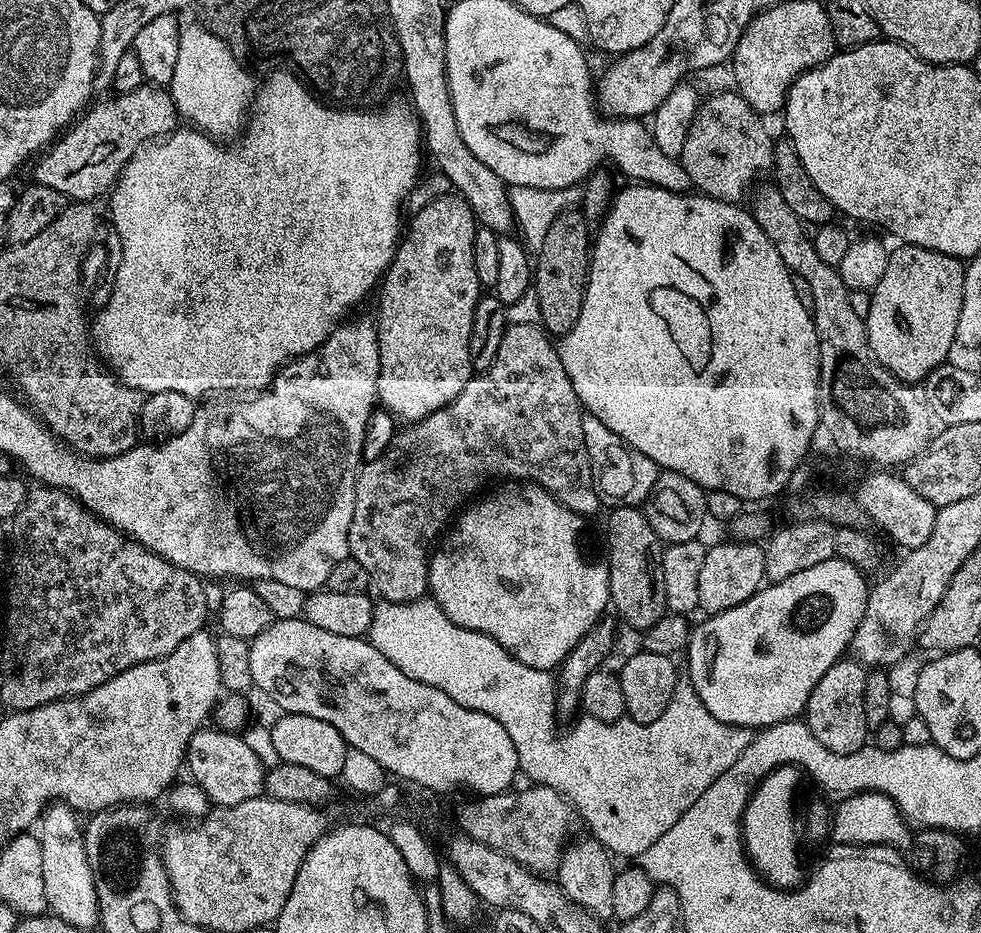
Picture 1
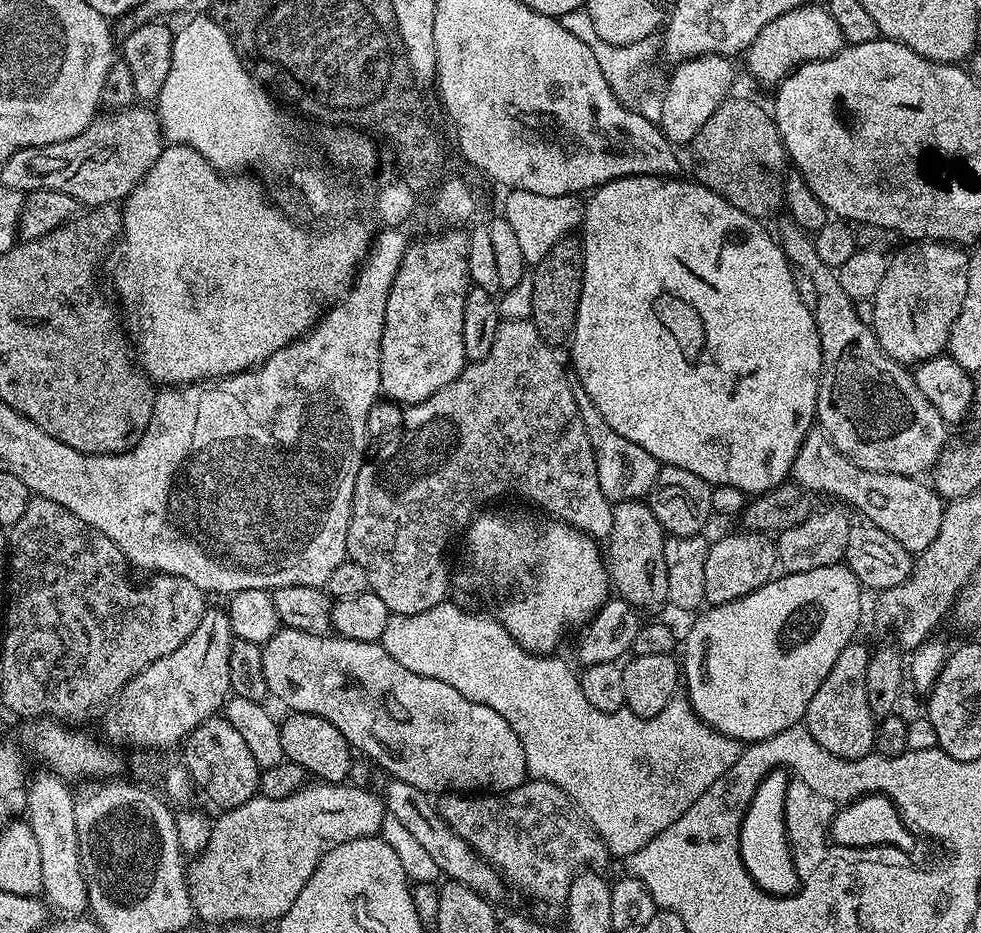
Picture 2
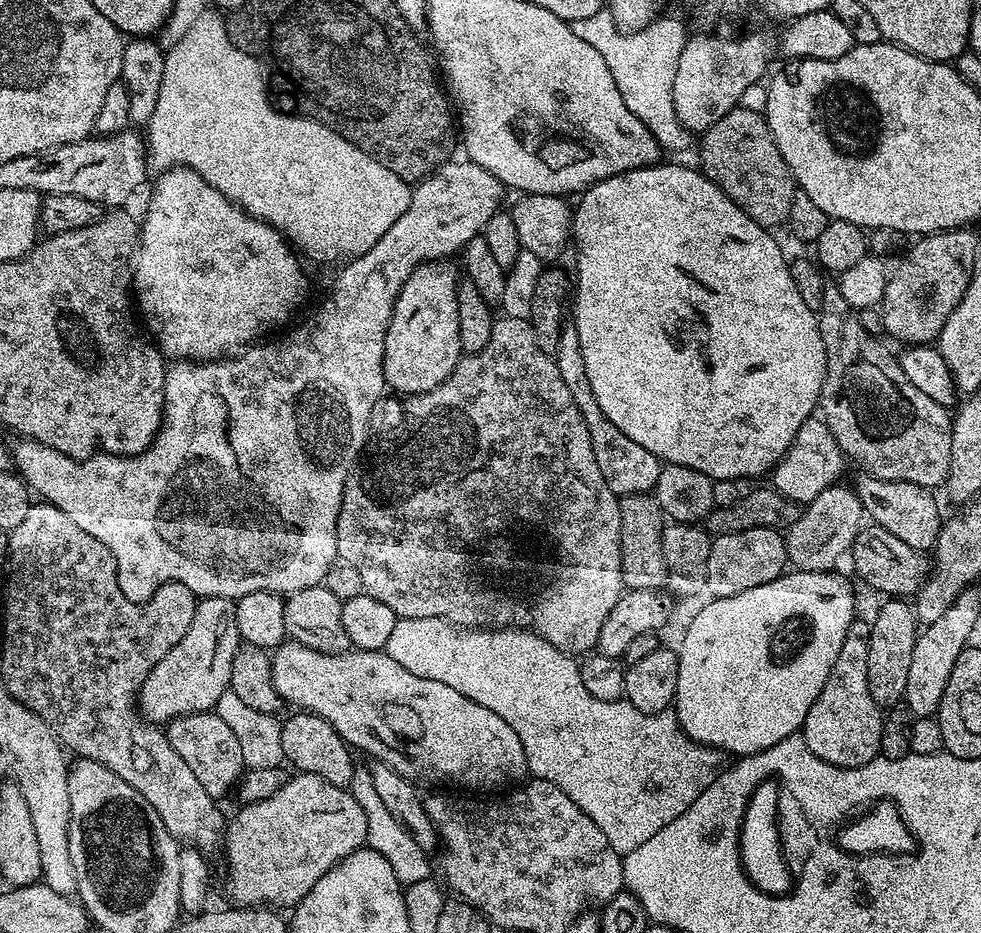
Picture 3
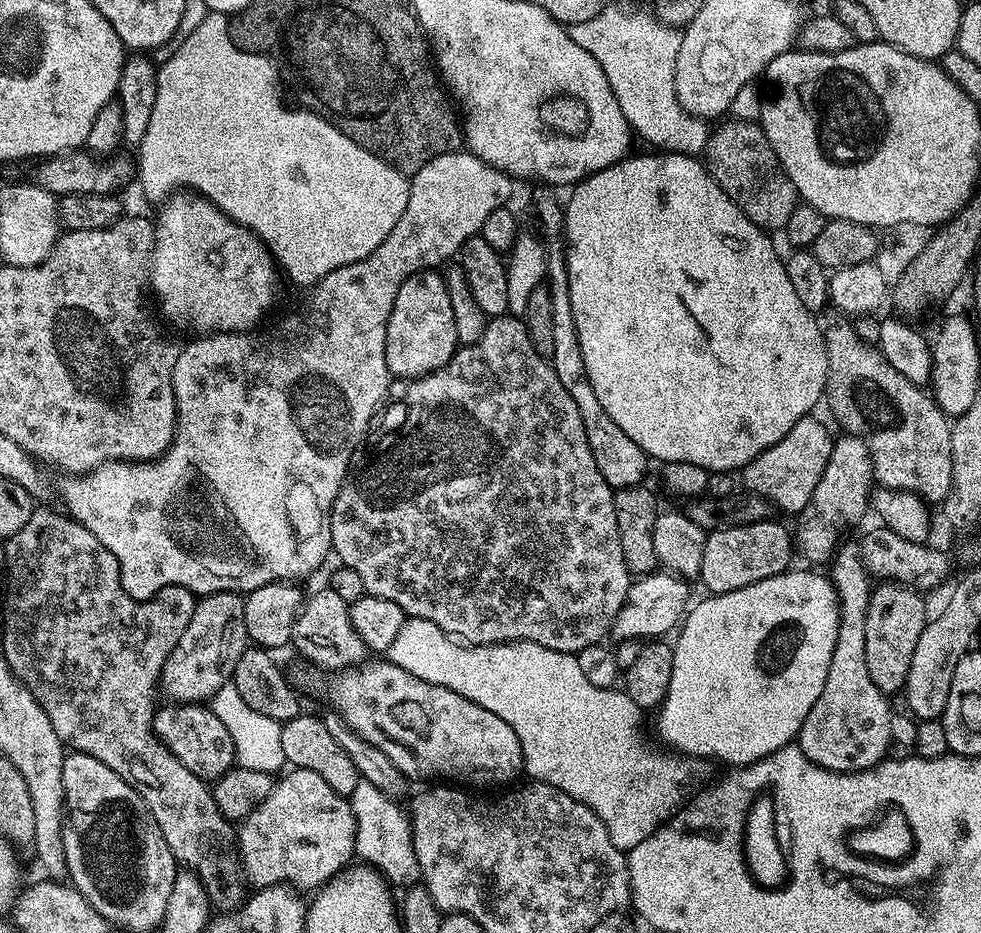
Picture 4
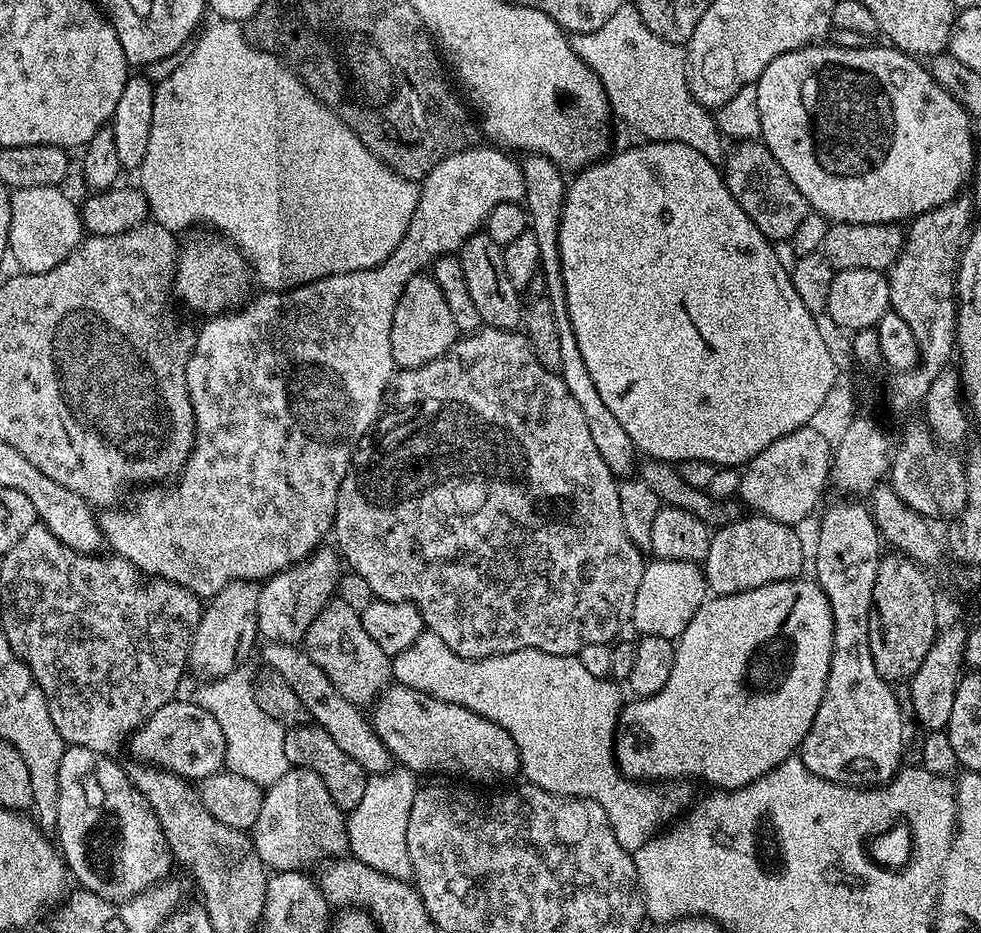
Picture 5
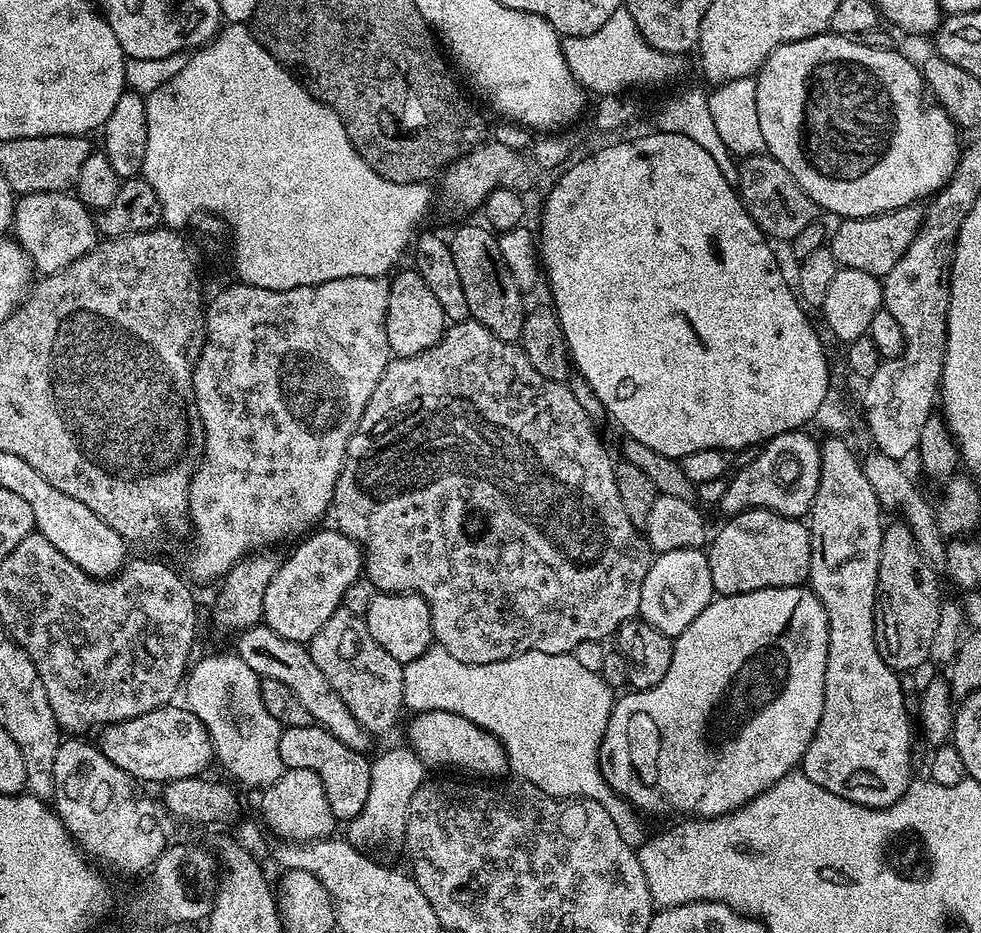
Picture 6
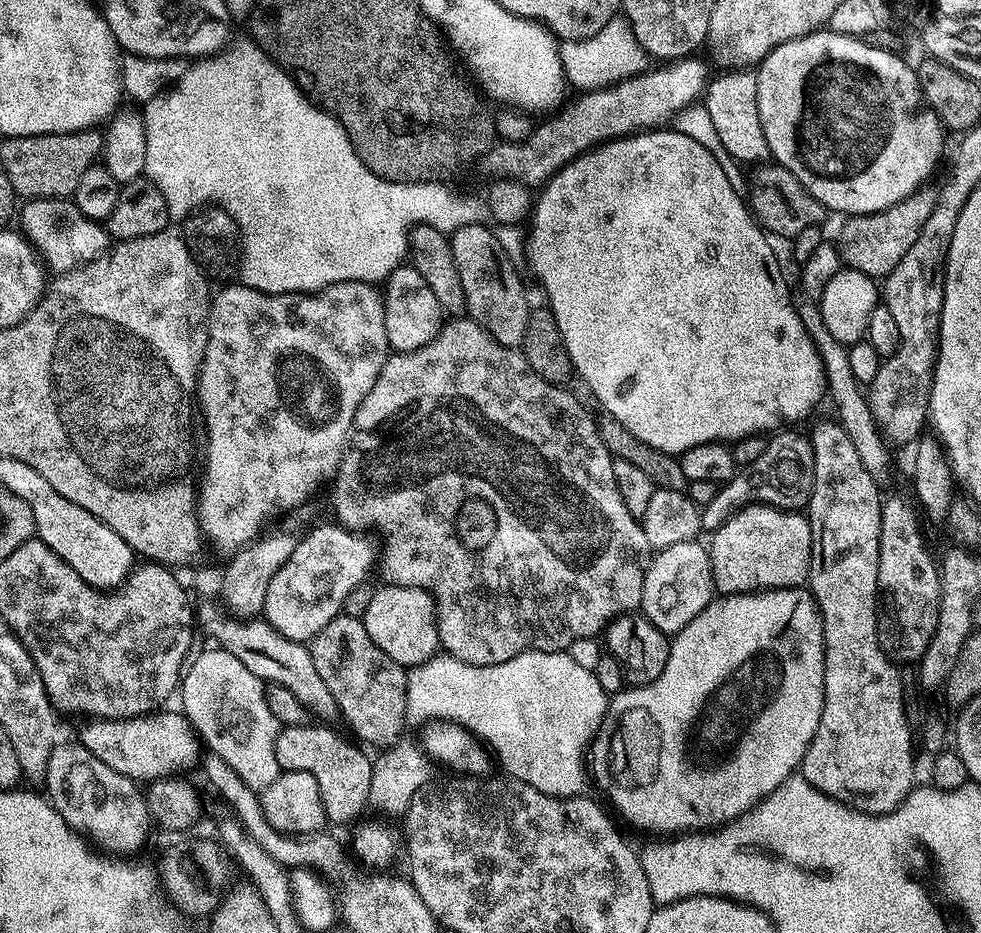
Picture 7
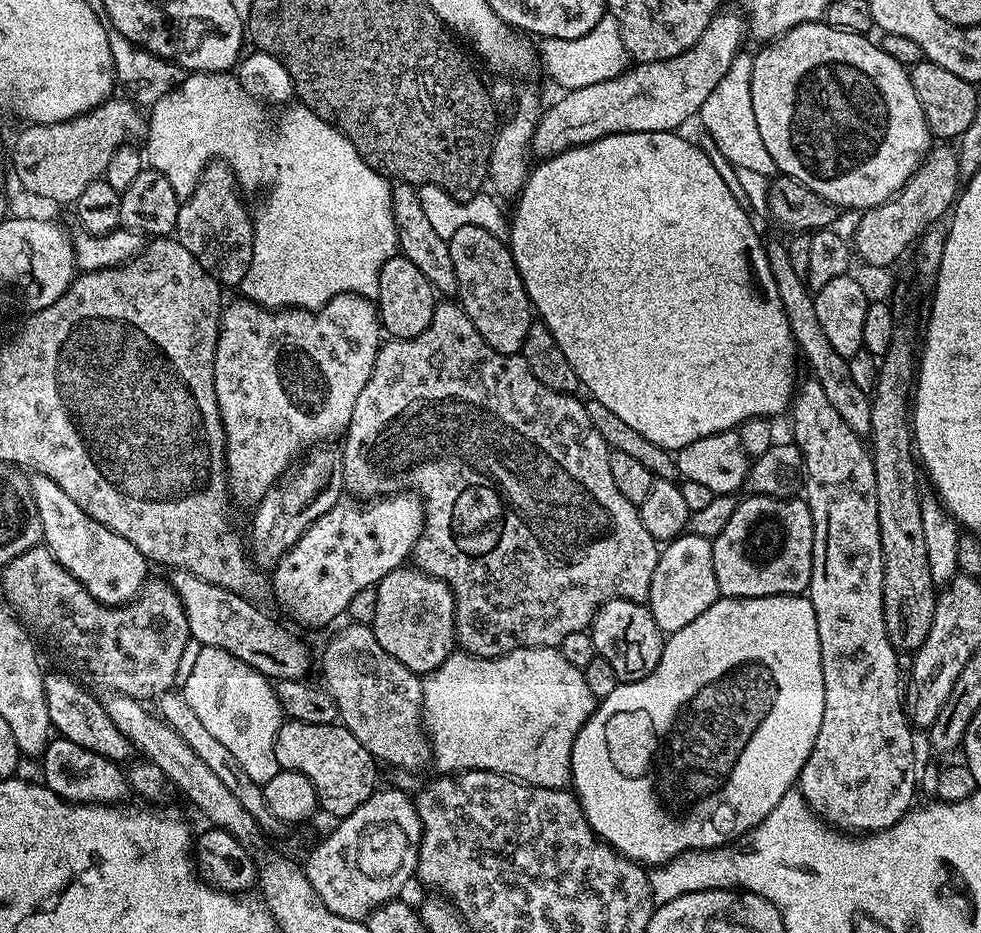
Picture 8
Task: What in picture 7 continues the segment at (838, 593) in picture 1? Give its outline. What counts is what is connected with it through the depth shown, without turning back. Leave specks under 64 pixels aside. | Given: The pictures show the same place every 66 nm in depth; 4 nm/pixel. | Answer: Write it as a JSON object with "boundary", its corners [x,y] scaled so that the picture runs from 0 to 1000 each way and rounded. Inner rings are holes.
{"boundary":[[[823,629],[814,630],[785,630],[773,635],[760,635],[757,637],[738,637],[733,641],[727,641],[725,645],[716,654],[716,658],[712,658],[712,662],[707,662],[701,668],[695,676],[688,678],[687,685],[684,687],[681,696],[681,704],[679,705],[679,714],[675,718],[675,722],[671,722],[671,727],[667,727],[667,731],[654,733],[651,735],[640,735],[635,740],[627,743],[621,749],[620,764],[616,766],[614,773],[615,788],[620,788],[616,793],[616,802],[620,805],[620,810],[614,803],[604,801],[601,806],[601,827],[608,831],[608,836],[612,840],[619,838],[623,832],[644,832],[644,845],[636,845],[632,849],[632,853],[636,856],[636,879],[640,883],[645,883],[652,892],[666,892],[669,898],[685,898],[690,894],[706,894],[717,892],[719,890],[729,890],[745,883],[746,880],[753,878],[754,875],[766,870],[776,857],[780,857],[790,845],[797,842],[797,838],[801,833],[808,831],[814,824],[815,819],[820,816],[822,804],[826,800],[826,795],[830,791],[830,782],[834,782],[834,770],[838,770],[838,757],[840,756],[840,672],[836,666],[836,653],[832,650],[832,642],[828,640],[827,633]]]}

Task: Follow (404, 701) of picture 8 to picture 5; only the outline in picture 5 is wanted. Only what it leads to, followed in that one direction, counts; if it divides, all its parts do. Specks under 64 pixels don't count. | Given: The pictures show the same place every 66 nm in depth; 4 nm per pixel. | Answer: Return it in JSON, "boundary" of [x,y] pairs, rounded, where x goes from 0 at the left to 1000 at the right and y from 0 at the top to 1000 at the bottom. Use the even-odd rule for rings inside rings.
{"boundary":[[[346,641],[335,643],[310,680],[308,693],[314,704],[340,731],[340,735],[357,752],[365,757],[375,757],[397,736],[400,729],[400,710],[389,692],[373,680],[366,655],[361,650],[353,650]]]}

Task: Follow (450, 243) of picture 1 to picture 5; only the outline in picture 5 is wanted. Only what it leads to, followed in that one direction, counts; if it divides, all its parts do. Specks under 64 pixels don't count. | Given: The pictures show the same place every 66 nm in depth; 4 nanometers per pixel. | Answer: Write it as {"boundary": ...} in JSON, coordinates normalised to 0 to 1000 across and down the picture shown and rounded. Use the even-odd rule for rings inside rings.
{"boundary":[[[436,294],[418,297],[406,319],[402,332],[402,345],[398,349],[398,375],[404,394],[408,397],[425,394],[434,388],[442,388],[442,384],[455,380],[458,371],[466,363],[463,341],[459,341],[455,319],[451,319],[446,302],[442,302]]]}

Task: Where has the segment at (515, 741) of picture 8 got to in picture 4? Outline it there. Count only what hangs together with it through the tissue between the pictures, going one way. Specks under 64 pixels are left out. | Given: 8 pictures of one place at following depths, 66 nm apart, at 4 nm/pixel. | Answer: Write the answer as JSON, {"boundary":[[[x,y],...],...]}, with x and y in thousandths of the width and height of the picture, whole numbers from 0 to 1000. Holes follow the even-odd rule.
{"boundary":[[[416,662],[406,677],[406,684],[398,688],[393,706],[414,718],[414,722],[430,727],[430,731],[463,740],[463,744],[471,744],[471,748],[499,761],[499,765],[508,765],[508,770],[512,770],[512,774],[528,787],[534,809],[534,827],[542,831],[539,833],[543,837],[559,840],[604,866],[610,877],[614,877],[626,907],[638,915],[650,907],[650,902],[659,902],[663,894],[696,870],[706,854],[717,849],[727,835],[727,820],[721,815],[690,808],[685,804],[678,805],[678,810],[672,810],[667,803],[660,802],[652,790],[654,761],[651,757],[631,736],[611,737],[603,734],[594,725],[584,700],[561,697],[539,686],[478,692],[456,682],[450,673],[442,671],[442,667]]]}

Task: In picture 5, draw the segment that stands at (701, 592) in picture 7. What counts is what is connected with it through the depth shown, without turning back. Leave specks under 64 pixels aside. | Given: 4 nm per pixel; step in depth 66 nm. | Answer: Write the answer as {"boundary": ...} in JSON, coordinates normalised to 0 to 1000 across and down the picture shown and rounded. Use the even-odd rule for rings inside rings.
{"boundary":[[[666,599],[656,606],[654,624],[650,624],[650,637],[646,637],[642,669],[649,673],[652,682],[674,682],[688,687],[697,678],[703,662],[707,662],[722,638],[722,623],[718,621],[718,610],[714,605]]]}

